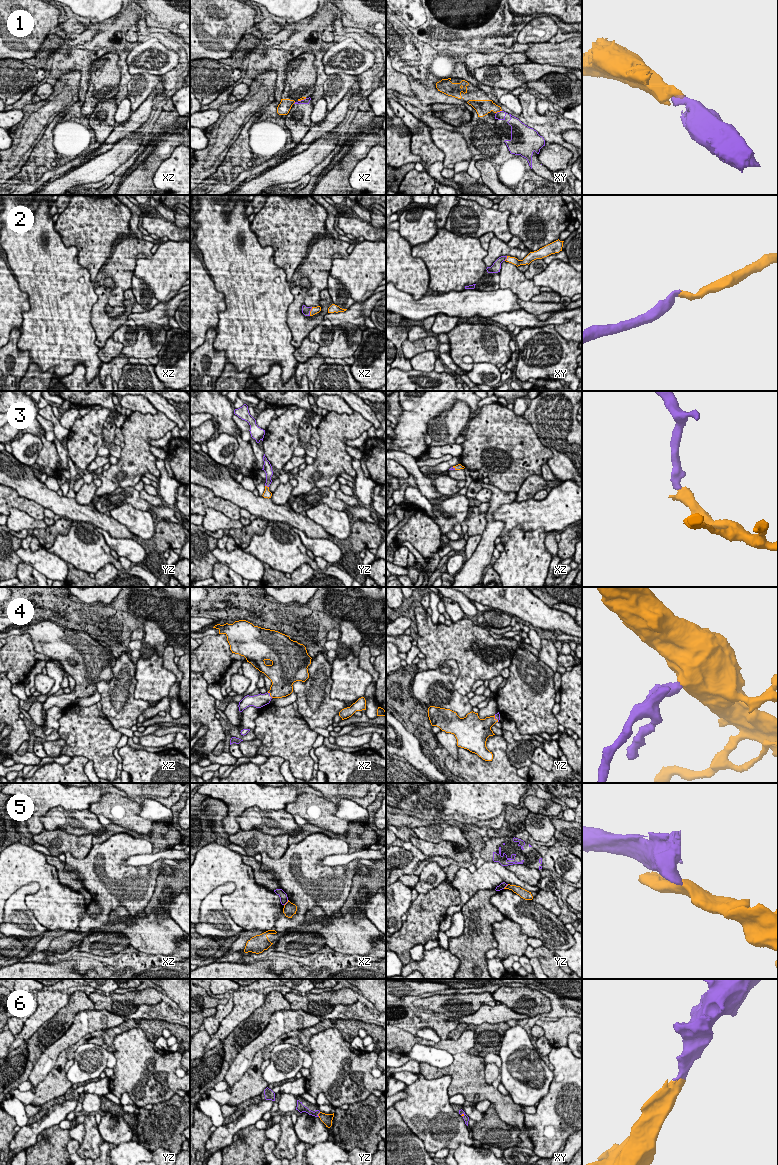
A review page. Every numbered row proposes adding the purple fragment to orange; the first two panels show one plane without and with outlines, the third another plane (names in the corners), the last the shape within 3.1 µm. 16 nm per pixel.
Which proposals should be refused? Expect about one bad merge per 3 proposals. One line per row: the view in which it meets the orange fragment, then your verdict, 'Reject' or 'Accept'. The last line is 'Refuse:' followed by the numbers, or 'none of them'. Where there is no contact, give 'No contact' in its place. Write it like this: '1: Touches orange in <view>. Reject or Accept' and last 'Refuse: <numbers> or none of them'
1: Touches orange in xy. Reject
2: Touches orange in xz. Accept
3: Touches orange in yz. Accept
4: Touches orange in xz. Accept
5: Touches orange in xz. Reject
6: Touches orange in yz. Accept
Refuse: 1, 5

